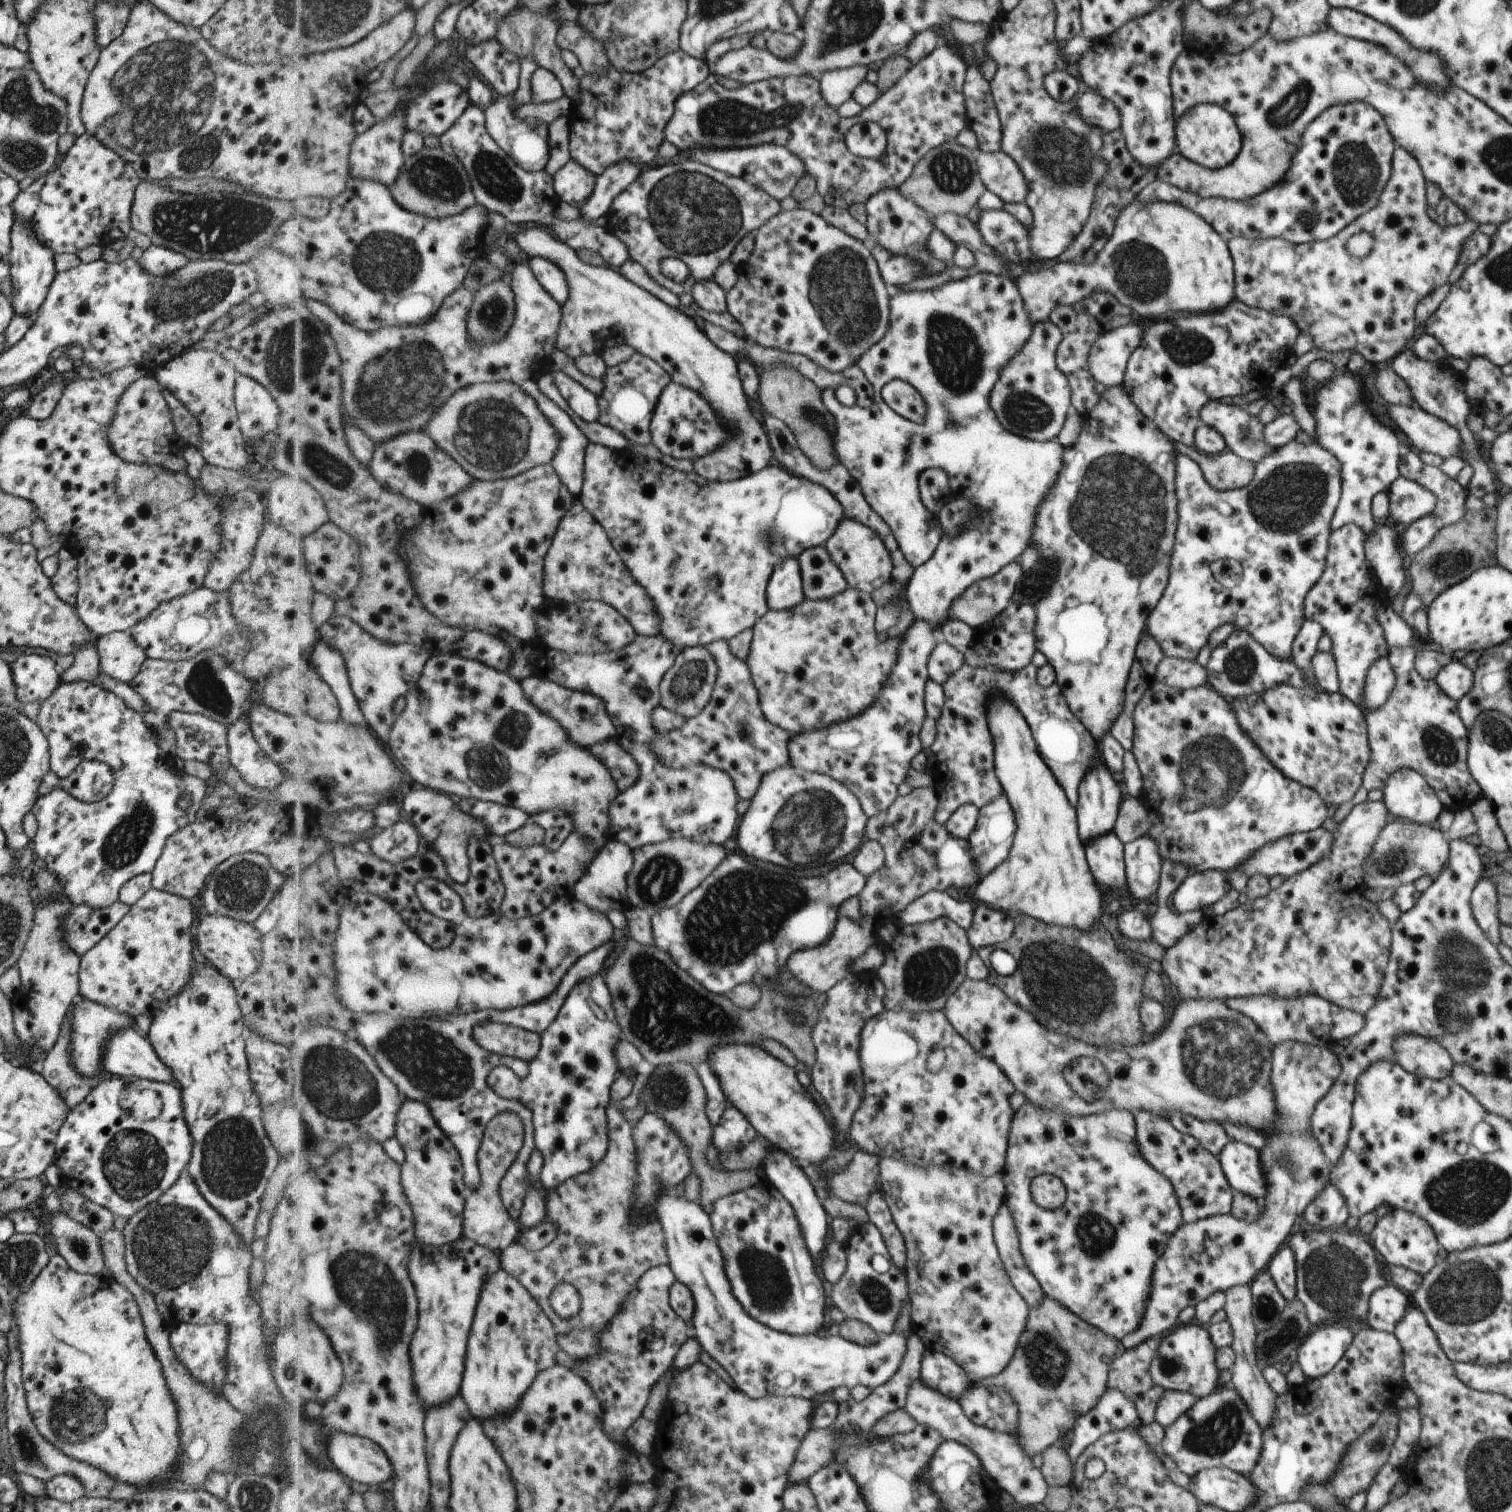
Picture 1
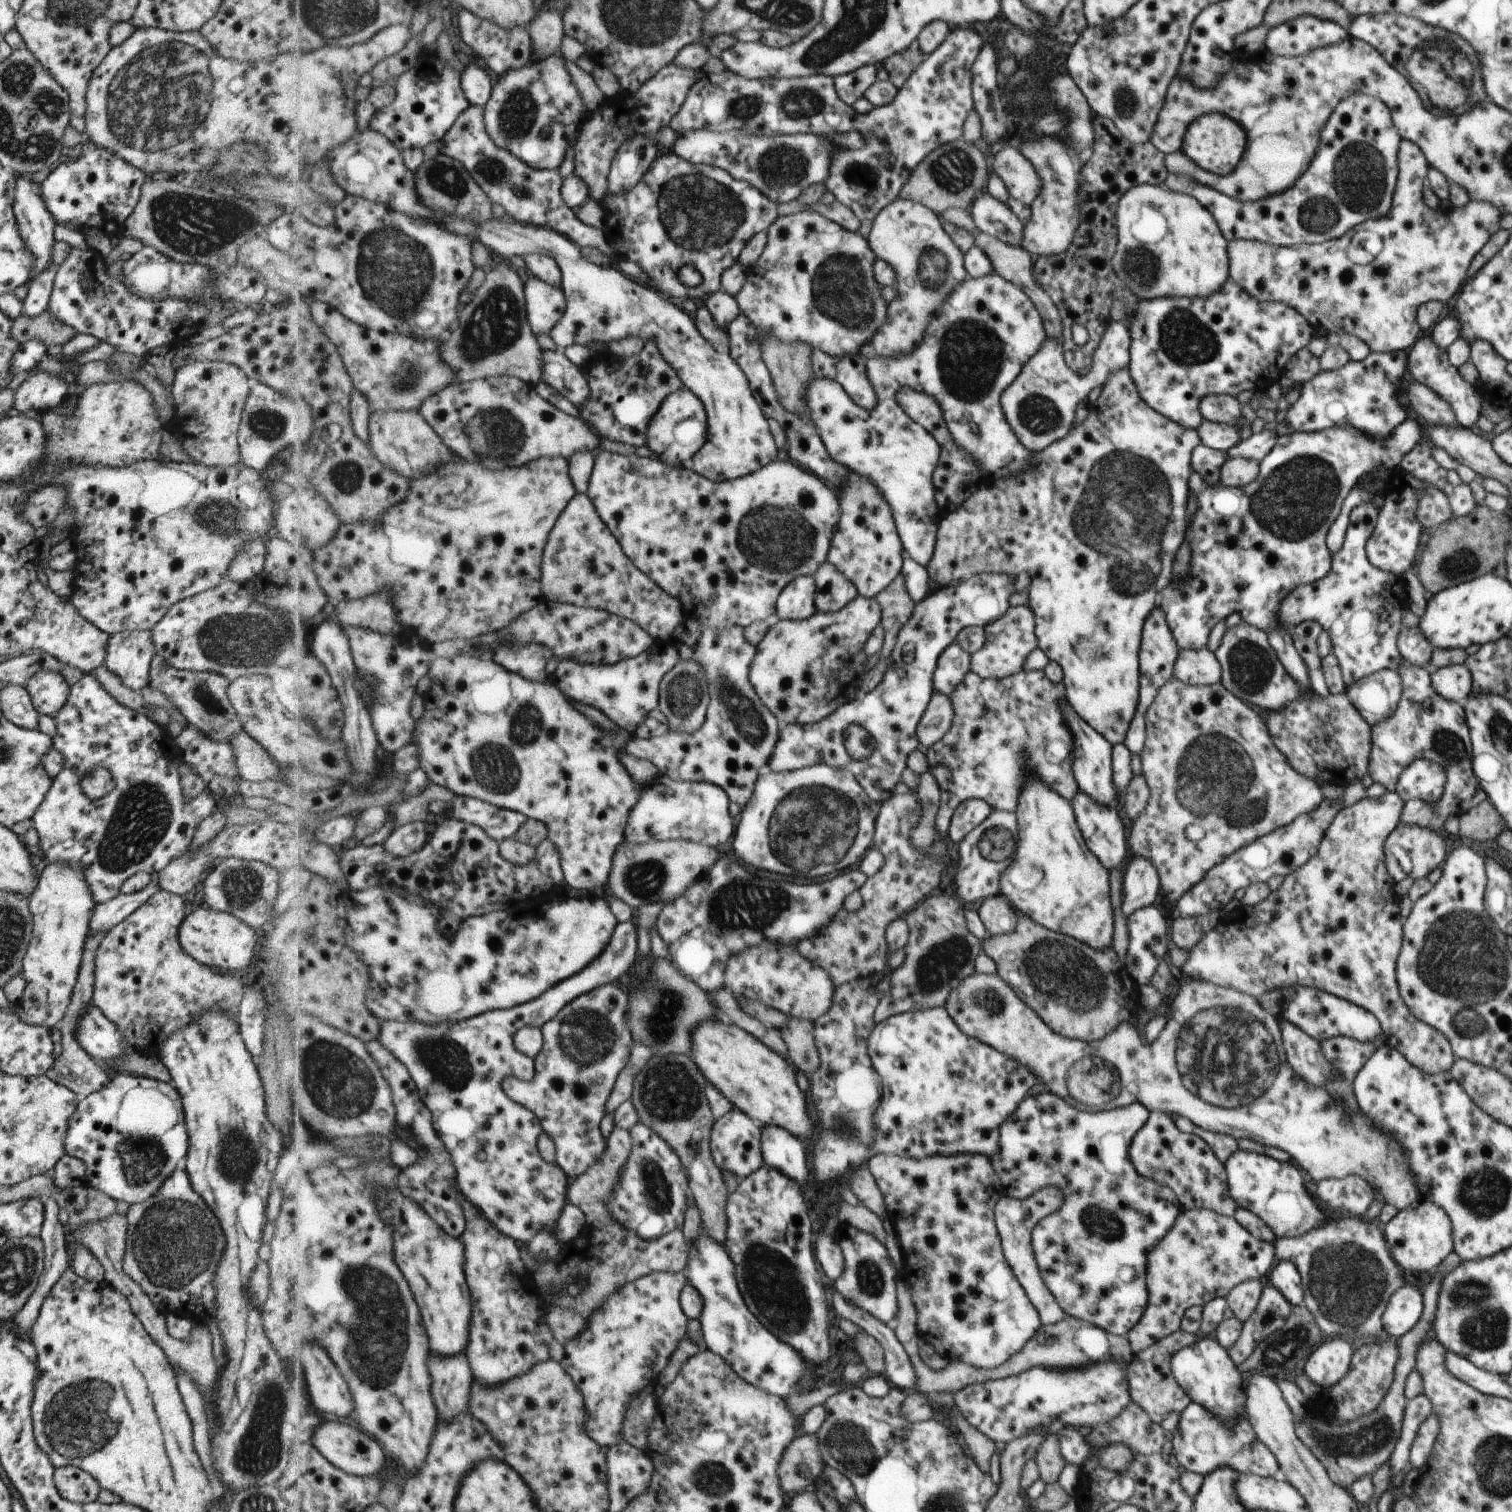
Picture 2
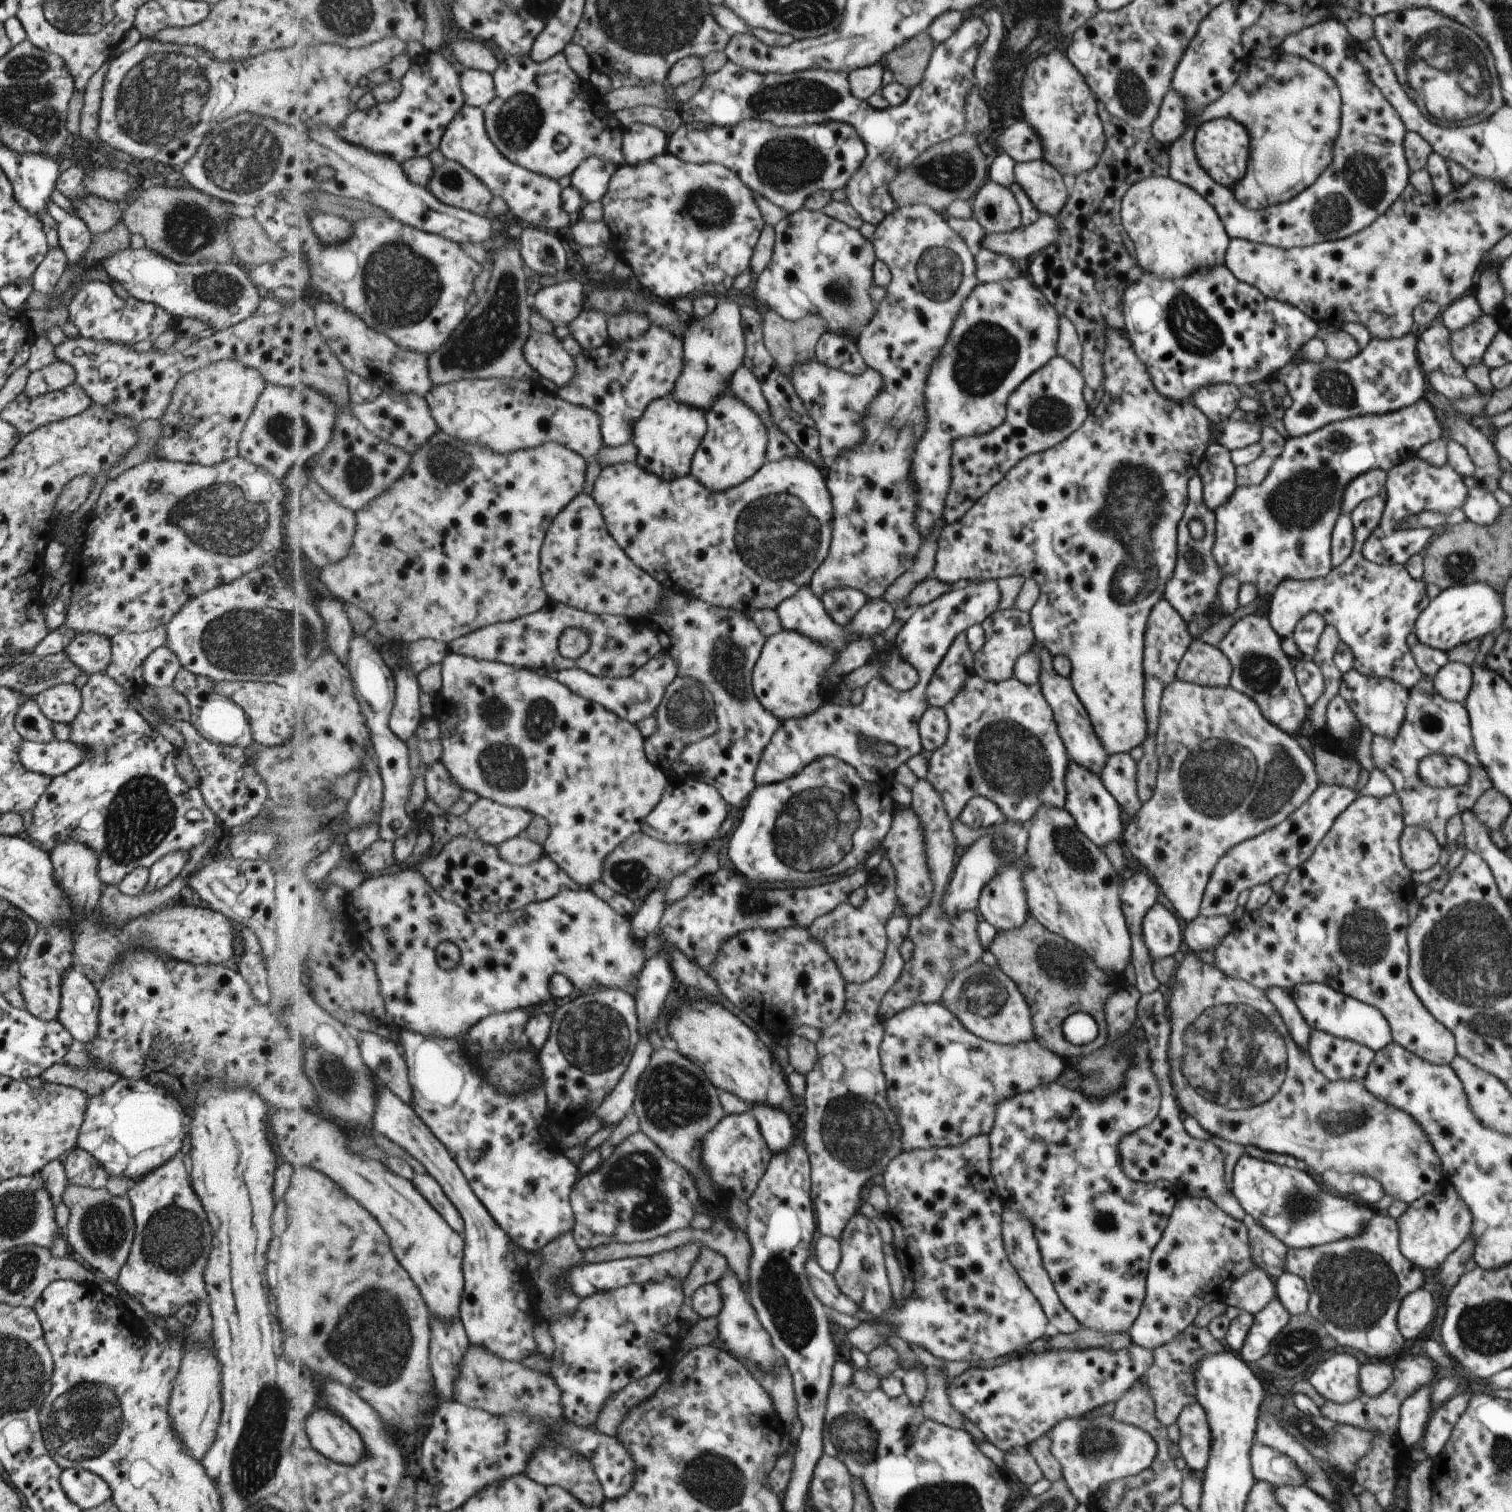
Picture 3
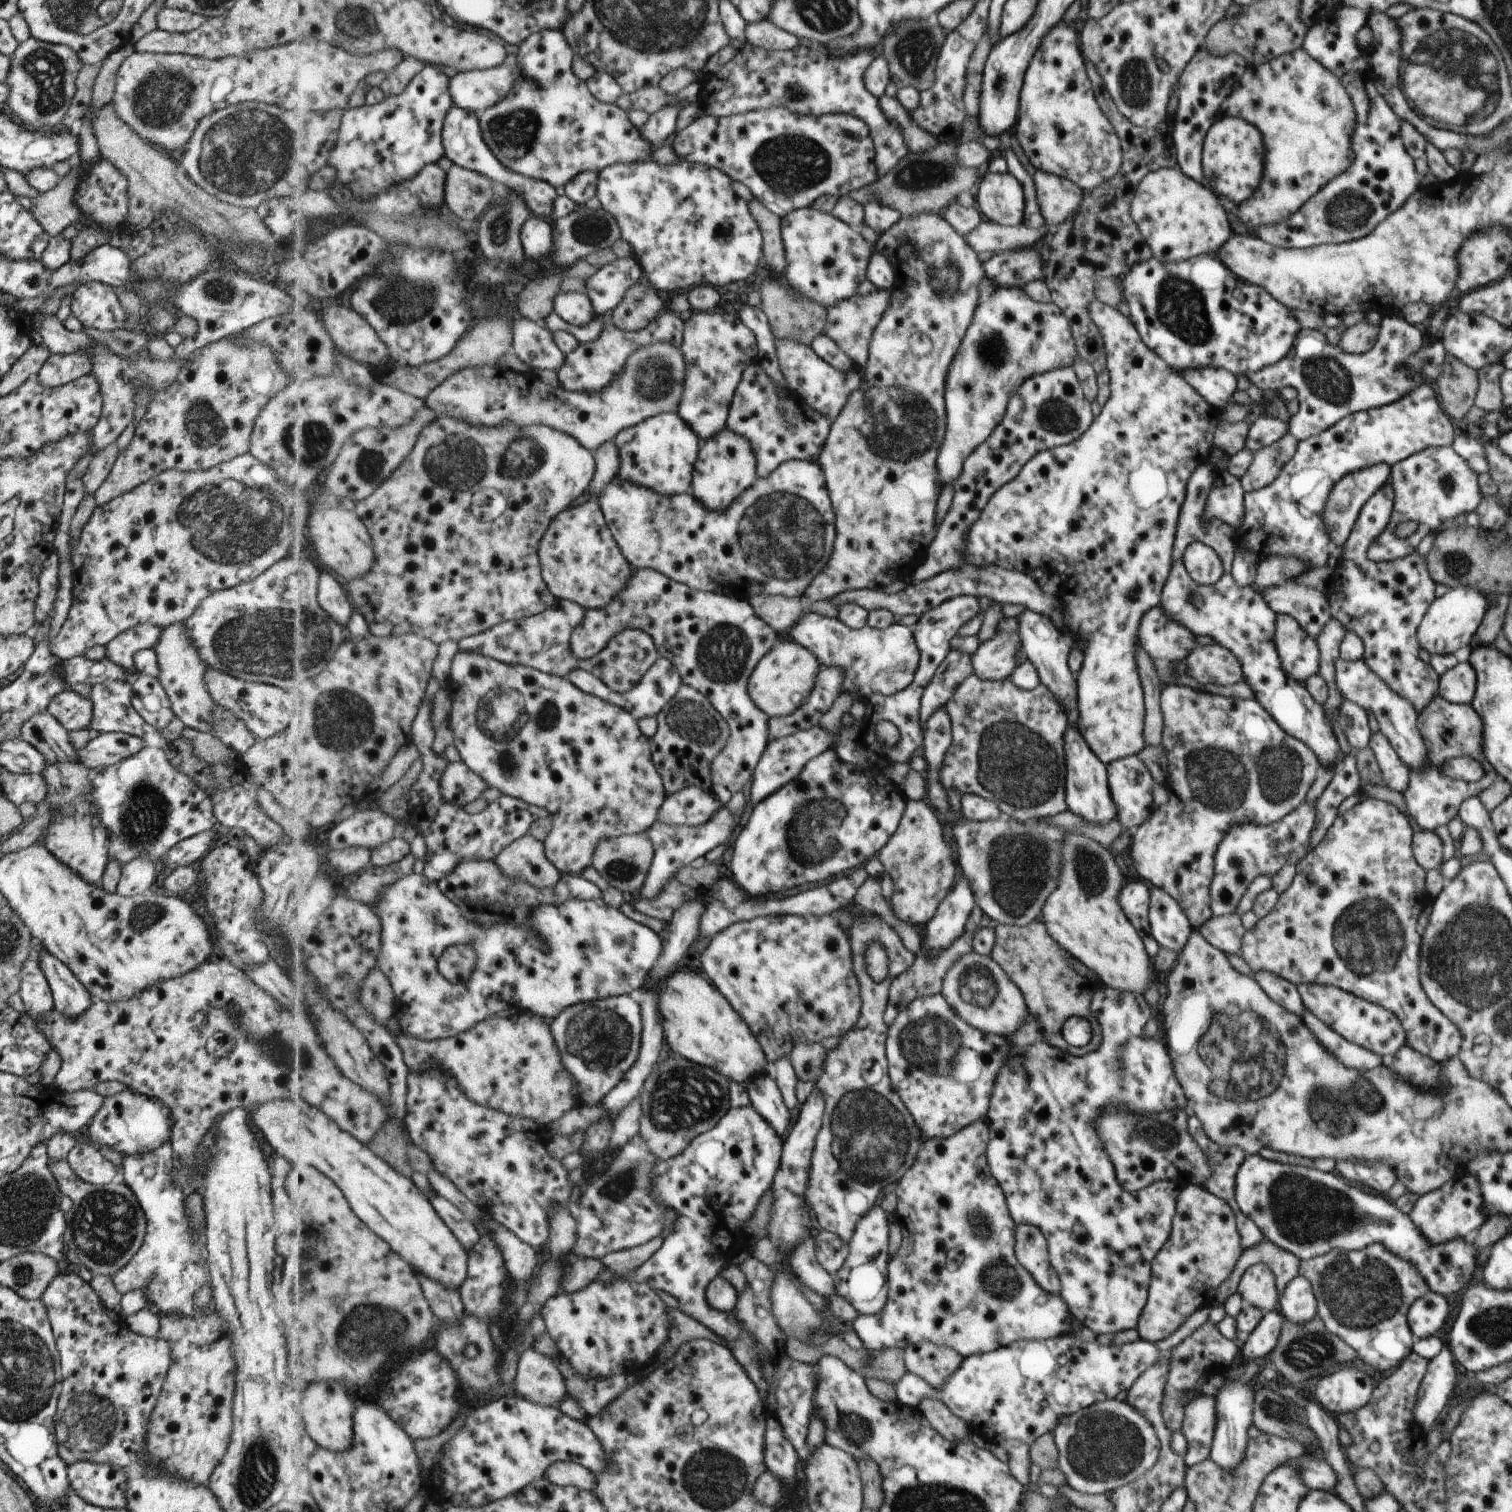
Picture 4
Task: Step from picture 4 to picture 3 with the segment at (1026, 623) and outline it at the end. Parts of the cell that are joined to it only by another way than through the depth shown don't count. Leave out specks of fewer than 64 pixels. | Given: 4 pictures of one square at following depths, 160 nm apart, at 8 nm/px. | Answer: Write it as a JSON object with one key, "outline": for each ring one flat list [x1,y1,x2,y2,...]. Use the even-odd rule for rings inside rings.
{"outline":[[1033,640,1031,648,1033,652,1037,652,1039,656,1039,688,1043,698,1047,702,1049,709,1052,710,1053,717,1056,720,1056,728,1059,730,1060,737,1063,738,1064,748,1067,750,1068,761,1072,761,1075,766,1083,766,1089,772,1101,772,1103,762,1105,762,1105,748,1101,744,1101,740,1097,740,1096,733,1093,732,1092,724,1089,721,1087,710,1081,705,1079,698,1073,692,1072,684,1069,678,1061,678,1059,674,1053,672,1051,664,1053,664,1053,656,1039,644]]}

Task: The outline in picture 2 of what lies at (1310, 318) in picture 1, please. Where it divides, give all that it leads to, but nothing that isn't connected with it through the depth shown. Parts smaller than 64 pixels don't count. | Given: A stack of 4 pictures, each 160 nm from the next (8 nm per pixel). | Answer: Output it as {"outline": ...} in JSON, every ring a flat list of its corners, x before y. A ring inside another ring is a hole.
{"outline":[[1401,139,1396,159,1398,173,1387,215,1364,220,1353,231,1347,231,1347,234,1339,238,1315,246,1282,247,1247,239,1230,240,1226,244,1228,278,1258,301,1279,301,1293,307,1304,316,1315,332,1342,330,1361,339,1371,351,1380,353,1405,351,1415,346,1413,342,1419,336,1415,310,1420,304,1429,301,1449,302,1449,298,1453,298,1453,294,1461,288,1461,282,1465,280,1465,272,1468,272,1472,260,1499,230,1499,219,1503,214,1489,201,1471,199,1463,206,1453,207,1453,218,1447,218,1444,210,1429,210,1421,200,1421,186,1429,167,1425,155,1416,144],[1355,231,1371,231,1382,242,1377,256,1364,265,1351,262,1346,253]]}

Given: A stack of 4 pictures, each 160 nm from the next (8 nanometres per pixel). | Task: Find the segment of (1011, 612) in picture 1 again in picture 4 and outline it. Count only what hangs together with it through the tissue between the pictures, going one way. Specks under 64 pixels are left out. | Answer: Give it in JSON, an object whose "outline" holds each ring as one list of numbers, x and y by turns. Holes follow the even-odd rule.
{"outline":[[1001,618,997,634,969,655,973,675,980,680,999,681,1007,679,1014,670,1015,654,1020,651,1017,618]]}

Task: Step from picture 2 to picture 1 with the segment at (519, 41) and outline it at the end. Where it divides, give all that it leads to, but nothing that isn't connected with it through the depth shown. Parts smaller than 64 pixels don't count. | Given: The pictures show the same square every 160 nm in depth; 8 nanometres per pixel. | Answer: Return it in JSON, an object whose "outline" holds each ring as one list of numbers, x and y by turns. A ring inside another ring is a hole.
{"outline":[[496,36,467,47,466,56,497,94,515,94,520,87,522,60,506,49]]}

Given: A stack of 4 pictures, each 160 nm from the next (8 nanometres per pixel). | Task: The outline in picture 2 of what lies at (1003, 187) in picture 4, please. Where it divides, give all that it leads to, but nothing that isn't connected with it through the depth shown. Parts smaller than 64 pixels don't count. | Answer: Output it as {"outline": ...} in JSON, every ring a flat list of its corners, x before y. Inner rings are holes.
{"outline":[[987,191,977,196,972,207,967,210,978,231,995,237,1008,245,1019,244,1022,221,1004,202]]}

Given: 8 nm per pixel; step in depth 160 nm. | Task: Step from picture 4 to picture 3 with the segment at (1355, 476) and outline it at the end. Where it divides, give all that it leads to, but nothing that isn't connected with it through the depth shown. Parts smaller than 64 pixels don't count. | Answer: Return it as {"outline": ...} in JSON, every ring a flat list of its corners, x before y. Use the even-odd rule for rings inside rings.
{"outline":[[1372,469,1353,479,1345,488,1345,500,1341,500,1340,514,1351,514,1357,504,1373,498,1387,486,1388,476,1383,469]]}

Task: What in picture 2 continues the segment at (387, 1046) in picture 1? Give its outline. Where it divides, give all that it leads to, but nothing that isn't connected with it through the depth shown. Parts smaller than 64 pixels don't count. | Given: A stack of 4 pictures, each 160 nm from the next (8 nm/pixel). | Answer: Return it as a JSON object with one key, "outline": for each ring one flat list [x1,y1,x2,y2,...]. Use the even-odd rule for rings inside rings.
{"outline":[[637,919,622,922,612,936,603,955,583,971,544,992,539,999,510,1008,501,1009,473,1020,457,1024,425,1026,415,1021,382,1021,378,1039,397,1057,413,1077,422,1098,434,1114,436,1131,442,1137,456,1166,458,1188,469,1197,495,1226,507,1236,519,1242,531,1242,544,1229,558,1230,561,1215,567,1206,568,1188,571,1178,556,1162,545,1162,542,1152,537,1150,537,1140,544,1132,542,1120,529,1107,514,1101,504,1091,504,1080,515,1077,522,1081,532,1081,536,1075,536,1060,516,1047,516,1034,522,1028,542,1027,561,1010,582,994,591,992,607,983,616,983,625,976,637,962,638,922]]}

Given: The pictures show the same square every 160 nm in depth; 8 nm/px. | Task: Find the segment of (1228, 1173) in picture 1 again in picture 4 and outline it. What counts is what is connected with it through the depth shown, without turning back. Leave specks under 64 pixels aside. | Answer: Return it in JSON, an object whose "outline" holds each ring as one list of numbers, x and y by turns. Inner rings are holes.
{"outline":[[1247,1155,1235,1174,1234,1200,1239,1211,1257,1226,1264,1239,1293,1254,1299,1261,1325,1254,1331,1248,1361,1250,1377,1242,1383,1244,1395,1256,1401,1256,1401,1260,1413,1264,1413,1268,1427,1282,1429,1291,1443,1297,1465,1288,1471,1282,1473,1268,1477,1266,1477,1250,1467,1238,1456,1238,1445,1244,1431,1244,1411,1224,1408,1214,1397,1210,1397,1204,1393,1206,1381,1194,1373,1196,1369,1192,1357,1190,1336,1174,1323,1174,1316,1169,1267,1161,1258,1155]]}

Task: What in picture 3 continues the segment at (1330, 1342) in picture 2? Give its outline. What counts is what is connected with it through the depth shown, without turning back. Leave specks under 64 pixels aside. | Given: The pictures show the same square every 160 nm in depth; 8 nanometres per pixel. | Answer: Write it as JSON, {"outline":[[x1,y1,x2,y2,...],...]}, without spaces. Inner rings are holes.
{"outline":[[1335,1353,1317,1364,1305,1377,1325,1400,1346,1404,1360,1398,1358,1362,1349,1354]]}

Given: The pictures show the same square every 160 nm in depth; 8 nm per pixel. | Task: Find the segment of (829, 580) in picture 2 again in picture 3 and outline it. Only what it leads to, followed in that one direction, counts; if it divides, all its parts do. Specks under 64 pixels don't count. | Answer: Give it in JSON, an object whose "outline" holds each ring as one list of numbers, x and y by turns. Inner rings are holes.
{"outline":[[835,588,821,596,828,614,841,627,853,622,853,616,870,600,865,592,855,588]]}

